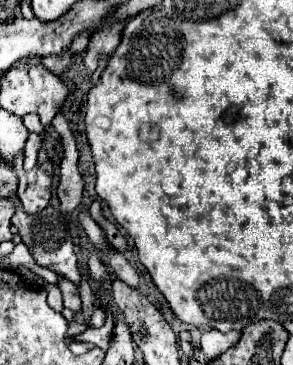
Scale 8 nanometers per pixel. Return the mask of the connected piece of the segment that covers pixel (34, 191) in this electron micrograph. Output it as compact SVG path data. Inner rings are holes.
M22 158L12 162L12 168L18 176L18 198L22 202L24 212L40 212L50 202L50 186L52 186L52 162L44 162L34 166L30 172L22 168Z

